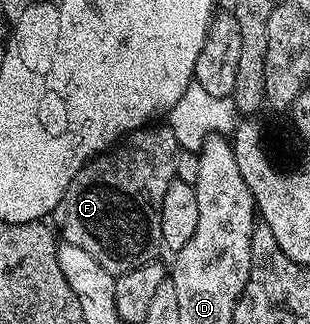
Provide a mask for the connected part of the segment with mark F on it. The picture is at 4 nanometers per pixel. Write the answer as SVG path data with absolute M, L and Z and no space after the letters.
M151 123L144 128L134 129L98 157L92 157L81 167L81 171L77 171L61 203L57 203L53 214L53 225L58 236L68 245L89 251L89 255L93 255L93 259L97 259L97 263L101 263L101 267L105 267L105 271L113 275L128 273L156 260L163 249L161 199L165 199L169 183L176 180L175 162L180 150L174 132L167 123Z

